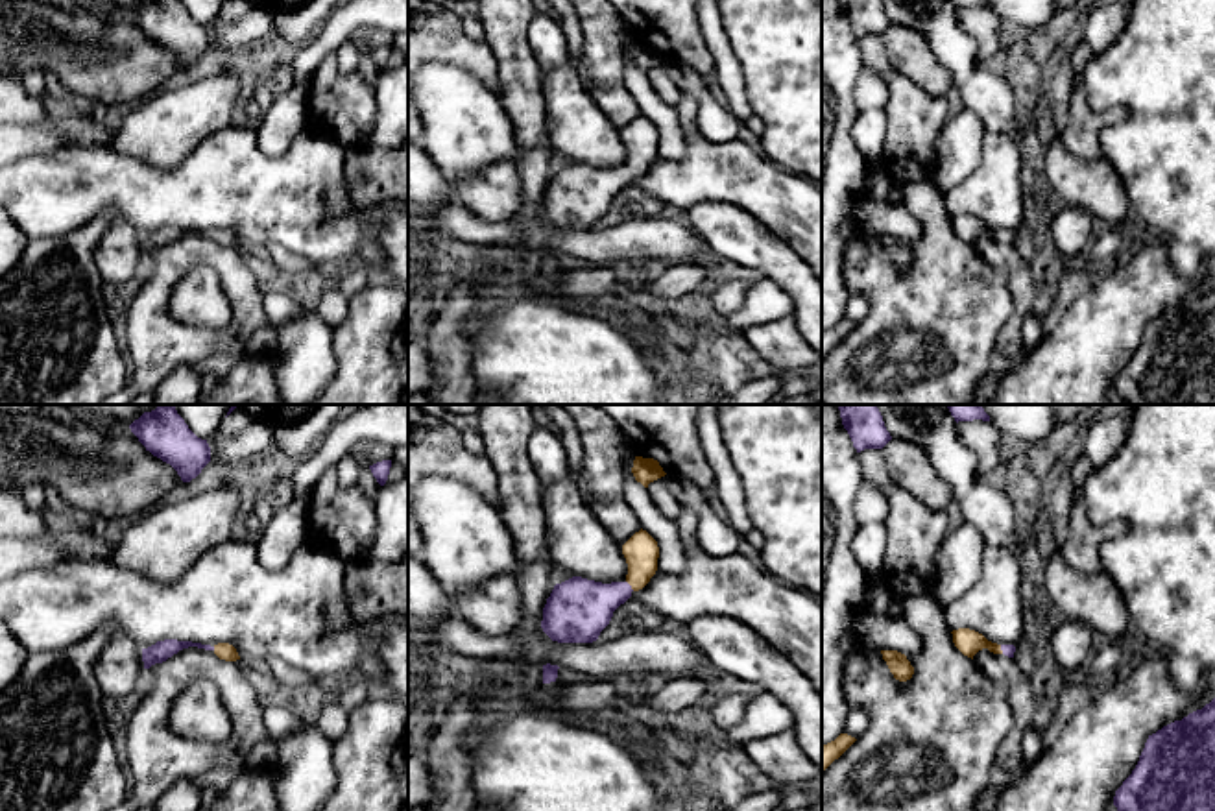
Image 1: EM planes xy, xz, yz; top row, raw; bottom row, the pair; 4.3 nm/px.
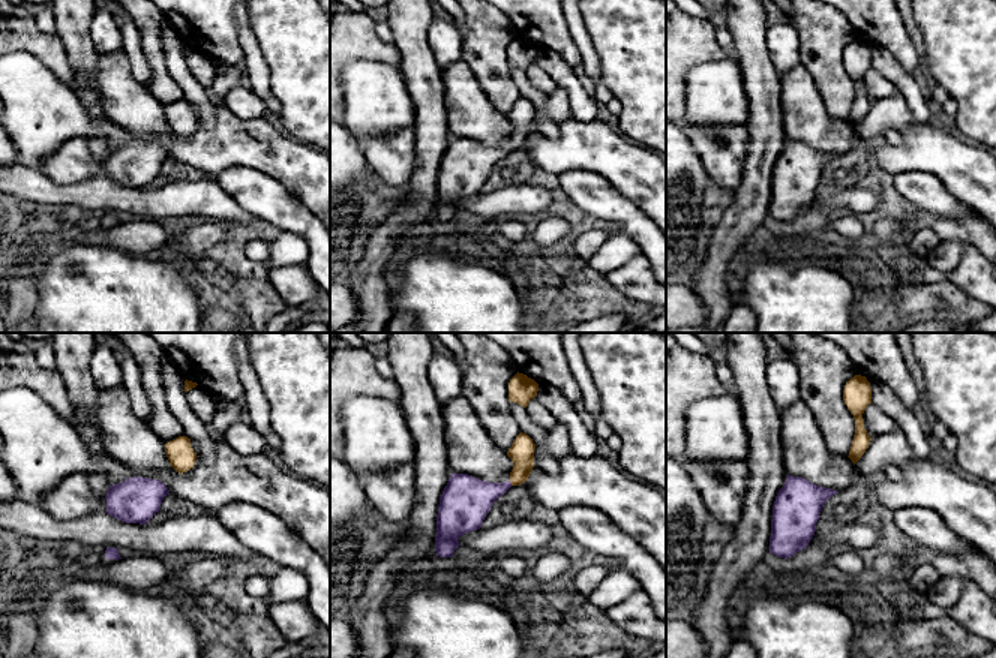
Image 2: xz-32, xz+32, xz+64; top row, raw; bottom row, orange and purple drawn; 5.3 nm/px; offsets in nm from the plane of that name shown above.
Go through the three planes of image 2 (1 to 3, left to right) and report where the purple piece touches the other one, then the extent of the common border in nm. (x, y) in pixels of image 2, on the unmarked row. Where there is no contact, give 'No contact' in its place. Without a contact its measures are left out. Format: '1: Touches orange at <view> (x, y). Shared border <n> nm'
1: No contact
2: Touches orange at xz+32 (510, 146). Shared border 30 nm
3: No contact

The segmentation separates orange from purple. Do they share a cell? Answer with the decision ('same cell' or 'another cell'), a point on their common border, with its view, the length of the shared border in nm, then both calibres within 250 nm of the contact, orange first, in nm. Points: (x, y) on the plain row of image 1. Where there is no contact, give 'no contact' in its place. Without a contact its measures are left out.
same cell; contact xz (630, 170); length 60 nm; calibres 150 and 260 nm

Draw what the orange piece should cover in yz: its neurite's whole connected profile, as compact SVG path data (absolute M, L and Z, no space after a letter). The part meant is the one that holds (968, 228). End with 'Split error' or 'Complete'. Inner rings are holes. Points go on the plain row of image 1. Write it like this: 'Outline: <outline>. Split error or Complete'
Outline: M958 214L953 216L953 229L955 233L968 244L973 246L973 242L982 236L988 235L993 240L1004 240L1008 244L1014 244L1016 233L1014 231L997 231L988 227L982 220L969 216L969 214Z. Split error

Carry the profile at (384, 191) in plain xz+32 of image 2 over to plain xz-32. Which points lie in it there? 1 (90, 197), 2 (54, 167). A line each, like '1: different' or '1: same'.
1: same
2: different

